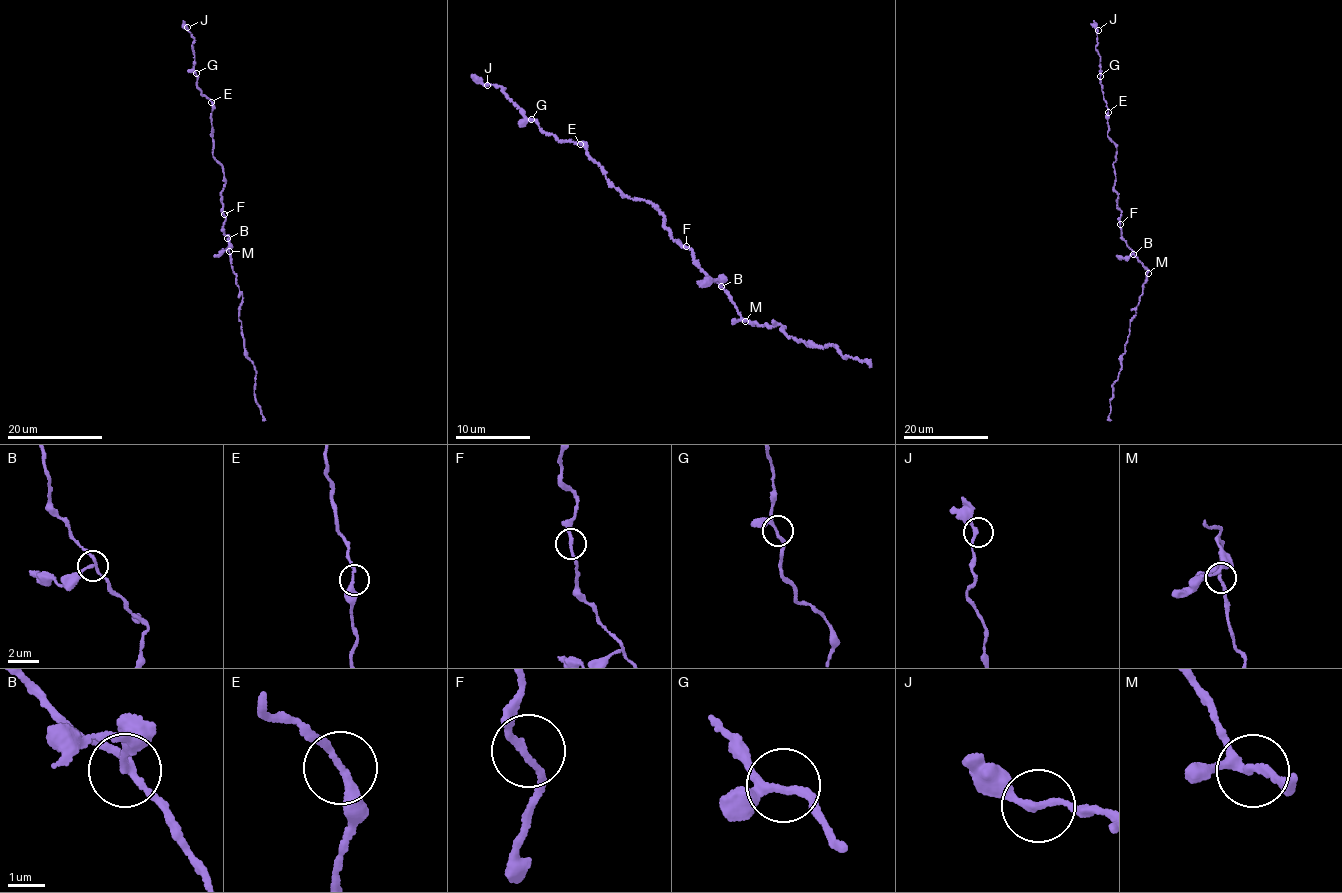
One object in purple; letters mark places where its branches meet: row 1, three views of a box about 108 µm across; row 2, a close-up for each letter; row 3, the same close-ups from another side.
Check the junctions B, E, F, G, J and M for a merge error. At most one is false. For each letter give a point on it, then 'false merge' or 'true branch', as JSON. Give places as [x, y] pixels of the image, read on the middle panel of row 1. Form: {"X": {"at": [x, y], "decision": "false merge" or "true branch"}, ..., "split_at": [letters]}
{"B": {"at": [721, 286], "decision": "false merge"}, "E": {"at": [580, 144], "decision": "true branch"}, "F": {"at": [686, 246], "decision": "true branch"}, "G": {"at": [531, 119], "decision": "true branch"}, "J": {"at": [487, 85], "decision": "true branch"}, "M": {"at": [745, 321], "decision": "true branch"}, "split_at": ["B"]}

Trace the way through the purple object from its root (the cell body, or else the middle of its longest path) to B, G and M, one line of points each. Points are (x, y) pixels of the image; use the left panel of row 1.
B: (222, 214), (226, 219), (222, 230), (228, 238)
G: (222, 214), (221, 191), (225, 179), (222, 164), (212, 153), (213, 102), (202, 95), (196, 85), (196, 73)
M: (222, 214), (226, 219), (222, 230), (229, 237), (229, 251)

